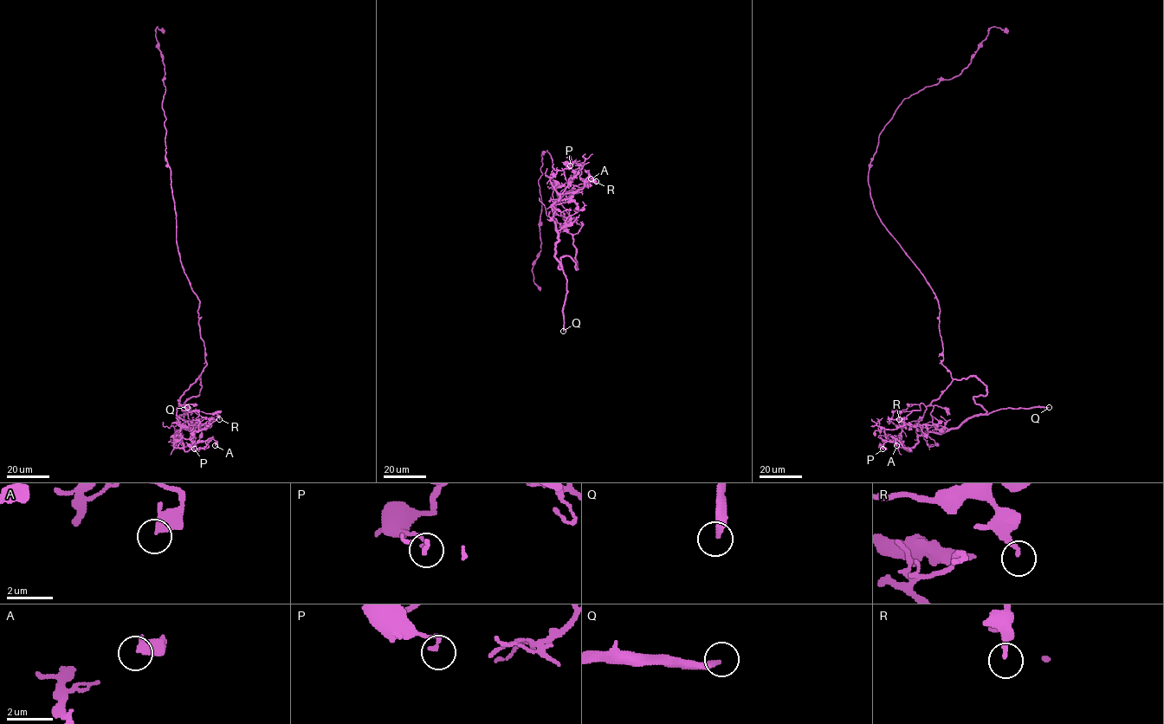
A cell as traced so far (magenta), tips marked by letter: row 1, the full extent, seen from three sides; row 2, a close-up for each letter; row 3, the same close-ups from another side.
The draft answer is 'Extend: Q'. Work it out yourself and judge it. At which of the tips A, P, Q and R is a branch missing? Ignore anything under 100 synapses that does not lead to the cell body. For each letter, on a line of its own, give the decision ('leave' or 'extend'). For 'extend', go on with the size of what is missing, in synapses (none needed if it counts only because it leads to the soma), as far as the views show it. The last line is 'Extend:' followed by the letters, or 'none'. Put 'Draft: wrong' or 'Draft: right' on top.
Draft: right
A: leave
P: leave
Q: extend
R: leave
Extend: Q

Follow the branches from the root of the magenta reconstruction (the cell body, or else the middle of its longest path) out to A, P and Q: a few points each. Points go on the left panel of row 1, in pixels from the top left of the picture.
A: (177, 250), (199, 300), (206, 362), (177, 400), (177, 446), (205, 449), (210, 439), (215, 445)
P: (177, 250), (199, 300), (206, 365), (177, 400), (181, 427), (173, 446), (184, 437), (194, 449)
Q: (177, 250), (199, 300), (206, 362), (197, 379), (199, 396), (184, 403), (186, 414), (187, 407)

